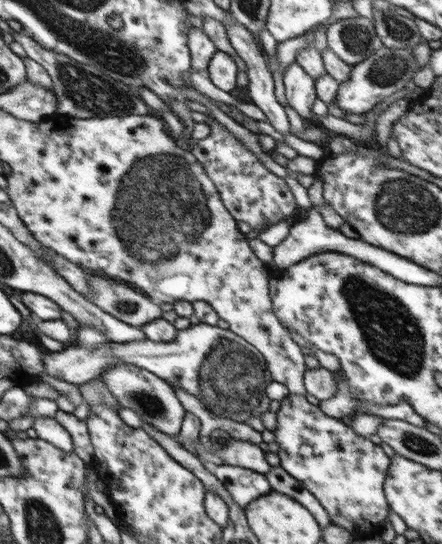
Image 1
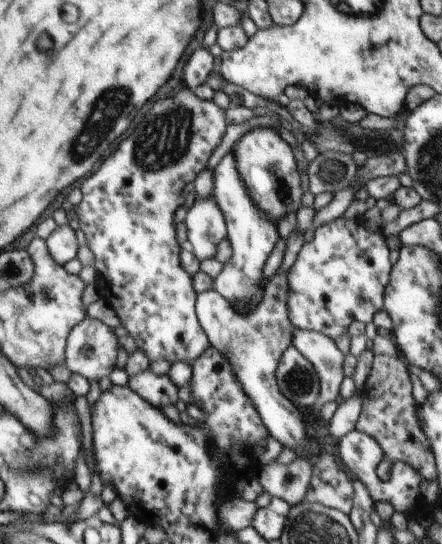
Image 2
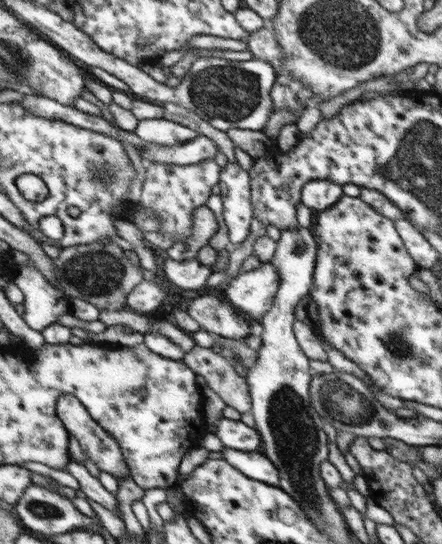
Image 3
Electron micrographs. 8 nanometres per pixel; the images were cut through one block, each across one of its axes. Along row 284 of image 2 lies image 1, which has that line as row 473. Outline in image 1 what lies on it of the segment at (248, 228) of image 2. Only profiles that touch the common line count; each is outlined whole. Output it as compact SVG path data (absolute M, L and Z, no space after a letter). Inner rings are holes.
M229 465L211 467L211 471L242 509L272 491L269 480L262 473Z

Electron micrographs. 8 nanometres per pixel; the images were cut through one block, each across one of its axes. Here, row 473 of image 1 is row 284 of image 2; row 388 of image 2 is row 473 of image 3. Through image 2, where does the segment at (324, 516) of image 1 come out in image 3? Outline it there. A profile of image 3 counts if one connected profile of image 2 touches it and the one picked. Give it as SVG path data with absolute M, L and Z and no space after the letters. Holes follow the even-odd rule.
M224 448L222 456L230 466L234 466L236 470L243 472L247 477L275 487L279 486L279 472L262 452L241 452Z

